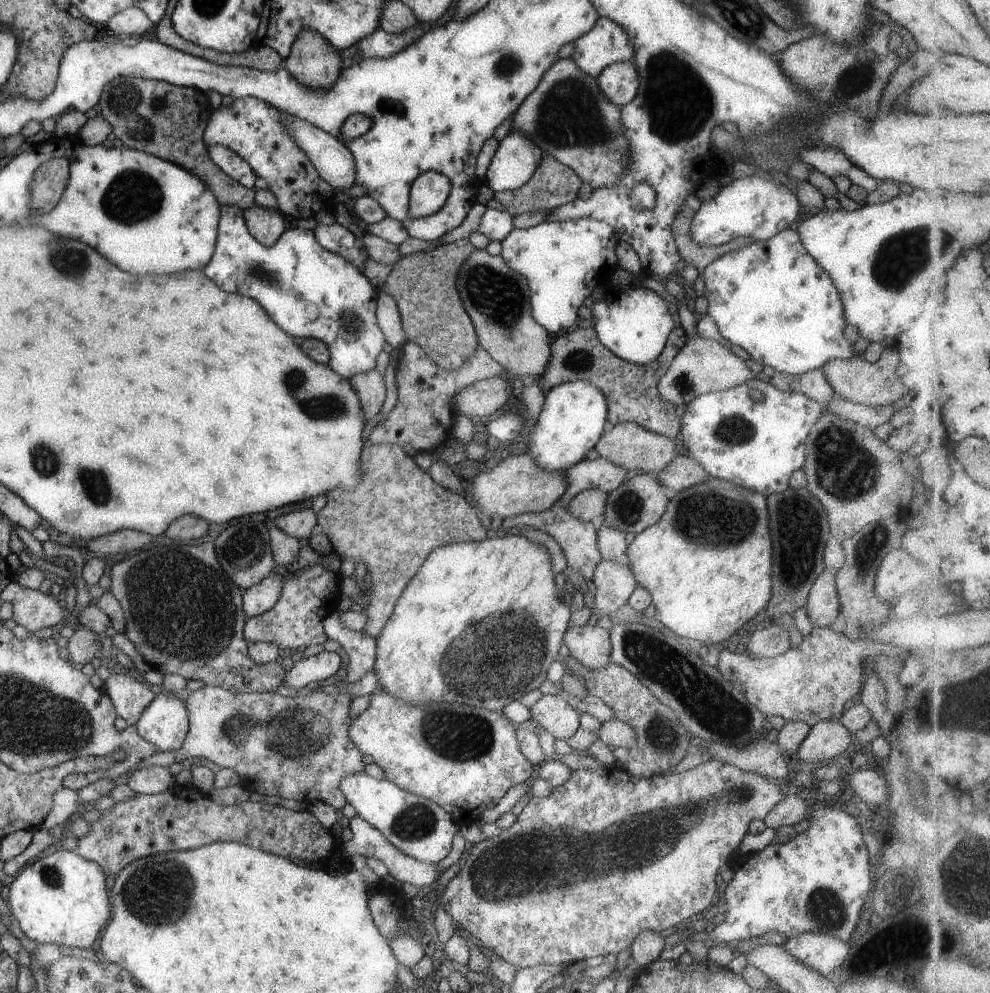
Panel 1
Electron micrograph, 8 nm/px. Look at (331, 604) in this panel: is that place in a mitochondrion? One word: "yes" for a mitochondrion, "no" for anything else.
no

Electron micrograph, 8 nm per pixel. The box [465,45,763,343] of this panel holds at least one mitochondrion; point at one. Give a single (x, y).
(675, 97)

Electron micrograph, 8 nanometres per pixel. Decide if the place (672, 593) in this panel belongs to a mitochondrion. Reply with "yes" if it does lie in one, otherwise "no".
no

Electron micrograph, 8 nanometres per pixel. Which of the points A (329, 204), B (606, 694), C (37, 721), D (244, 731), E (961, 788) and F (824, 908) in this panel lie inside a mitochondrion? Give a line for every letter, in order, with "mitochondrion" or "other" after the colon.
A: other
B: other
C: mitochondrion
D: mitochondrion
E: other
F: mitochondrion

